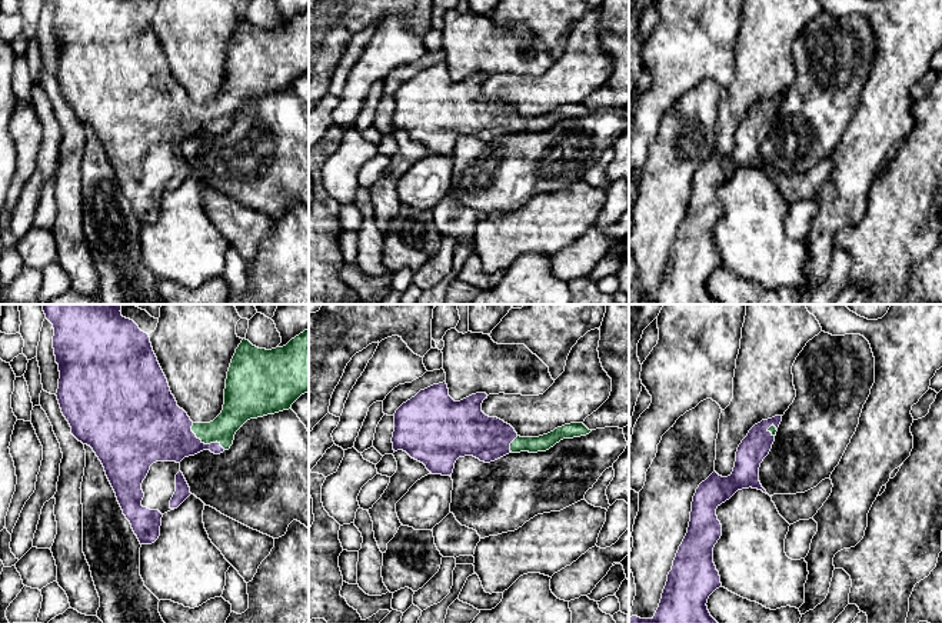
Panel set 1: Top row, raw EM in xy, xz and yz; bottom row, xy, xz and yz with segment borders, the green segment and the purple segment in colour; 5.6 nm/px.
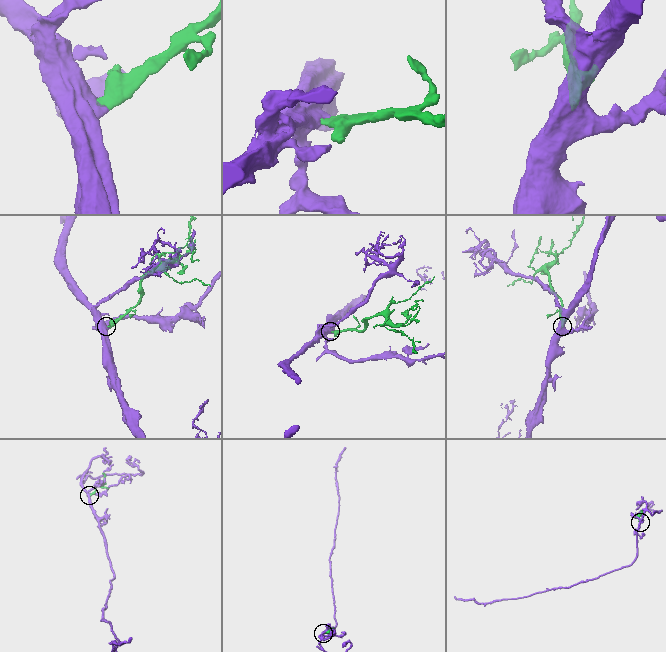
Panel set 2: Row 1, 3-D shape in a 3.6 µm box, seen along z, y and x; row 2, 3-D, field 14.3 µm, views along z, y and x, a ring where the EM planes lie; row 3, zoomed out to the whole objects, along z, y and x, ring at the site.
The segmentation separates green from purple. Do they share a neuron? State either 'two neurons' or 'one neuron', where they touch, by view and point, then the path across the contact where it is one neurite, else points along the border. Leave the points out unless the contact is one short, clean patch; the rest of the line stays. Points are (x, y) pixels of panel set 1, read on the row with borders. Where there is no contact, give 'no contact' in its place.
one neuron | xy (205, 443) | across xy (236, 412), (205, 443), (162, 432)

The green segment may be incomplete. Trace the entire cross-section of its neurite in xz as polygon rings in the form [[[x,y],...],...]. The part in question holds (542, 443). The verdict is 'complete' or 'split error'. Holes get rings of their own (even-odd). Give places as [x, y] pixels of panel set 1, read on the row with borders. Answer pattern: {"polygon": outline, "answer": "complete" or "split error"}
{"polygon": [[[446,382],[420,390],[395,413],[393,450],[406,452],[412,459],[423,463],[432,474],[452,476],[459,457],[473,456],[490,463],[509,453],[546,452],[563,439],[580,437],[592,432],[583,423],[570,423],[539,437],[520,437],[510,424],[482,412],[485,399],[487,399],[486,393],[476,393],[455,402],[449,396]]], "answer": "split error"}

